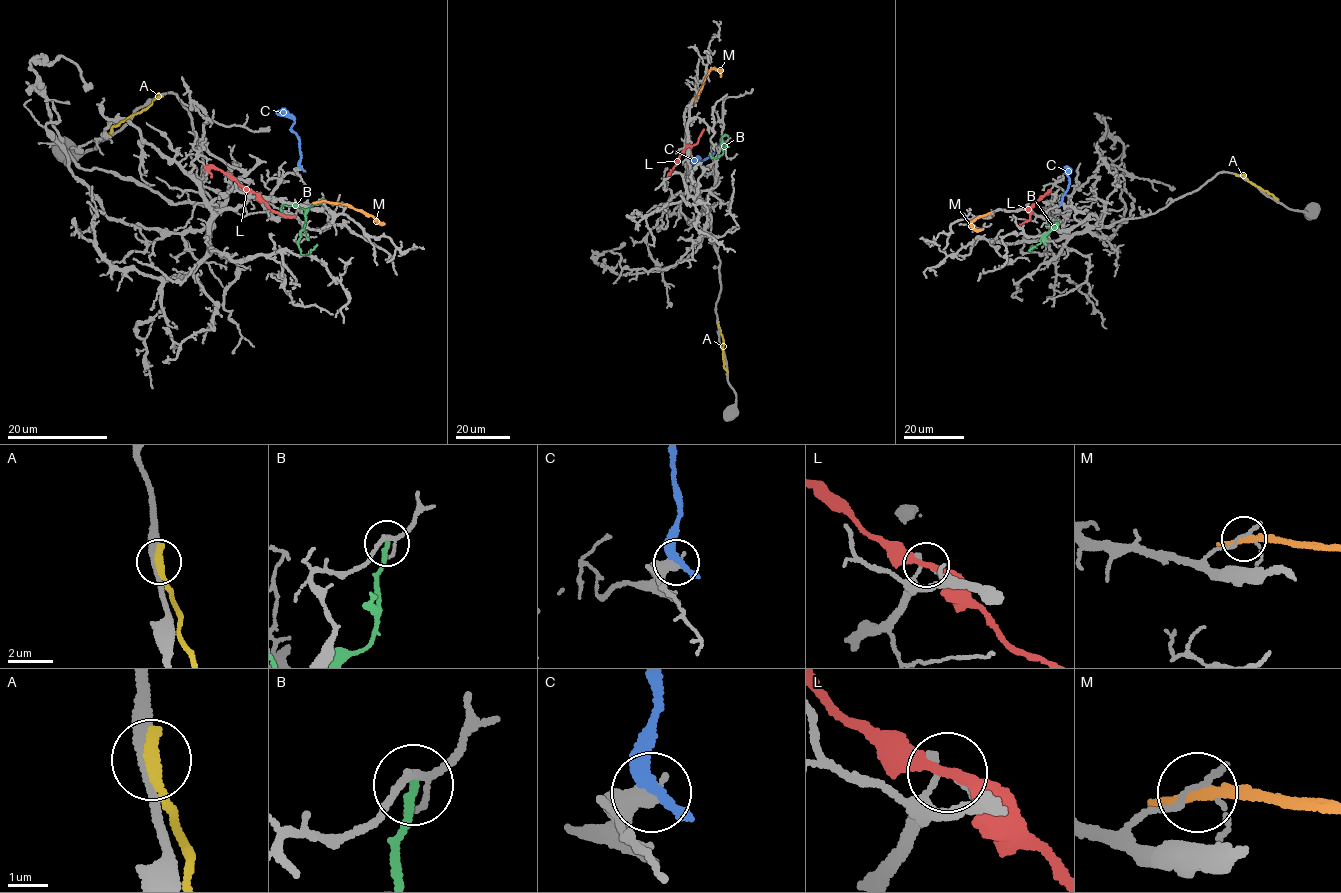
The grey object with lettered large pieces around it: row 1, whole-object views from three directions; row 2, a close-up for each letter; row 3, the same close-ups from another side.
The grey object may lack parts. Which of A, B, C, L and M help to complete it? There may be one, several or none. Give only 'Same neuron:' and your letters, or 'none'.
Same neuron: none

